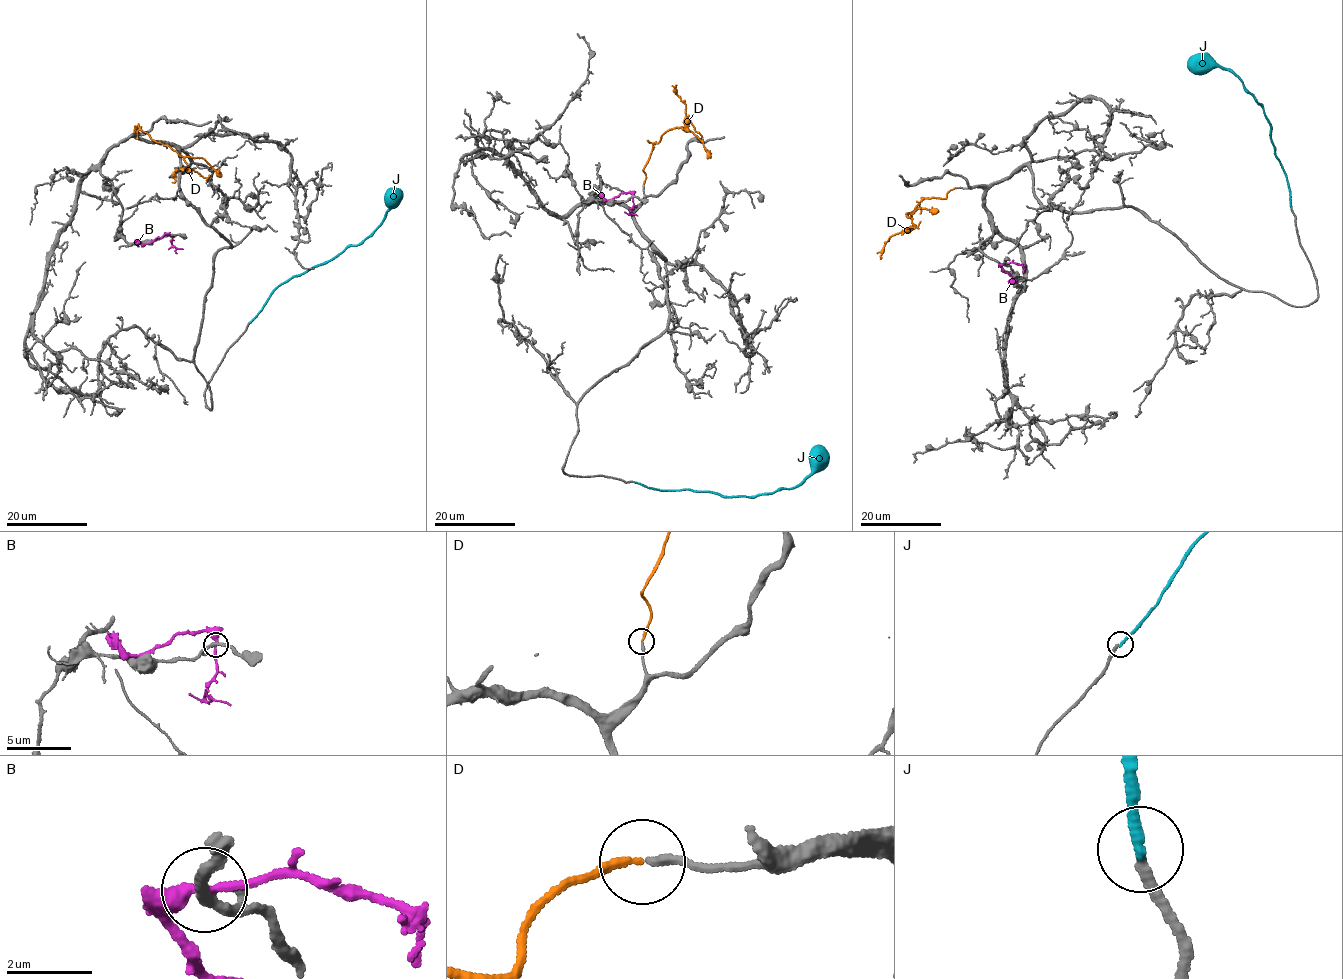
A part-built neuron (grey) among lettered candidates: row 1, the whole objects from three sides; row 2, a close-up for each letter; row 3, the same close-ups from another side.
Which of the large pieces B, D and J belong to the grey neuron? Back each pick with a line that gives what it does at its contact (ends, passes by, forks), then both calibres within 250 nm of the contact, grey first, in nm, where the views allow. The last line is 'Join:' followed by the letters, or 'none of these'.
D: it ends | 160/180 nm
Join: D

